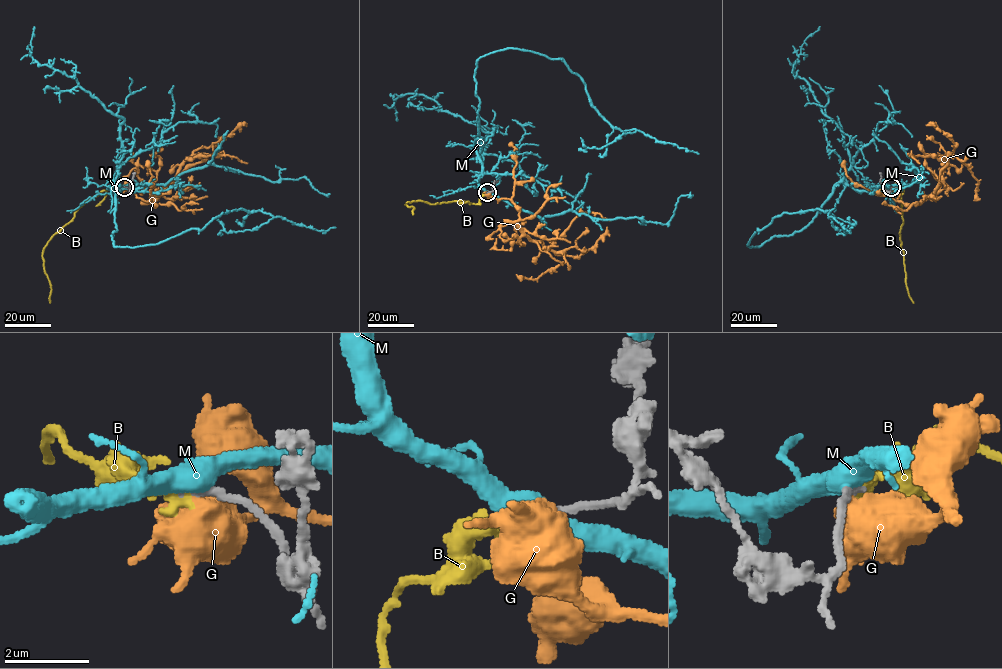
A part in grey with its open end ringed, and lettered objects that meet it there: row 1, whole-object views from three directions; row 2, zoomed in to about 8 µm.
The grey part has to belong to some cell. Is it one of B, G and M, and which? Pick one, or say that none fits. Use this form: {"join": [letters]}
{"join": ["B"]}

